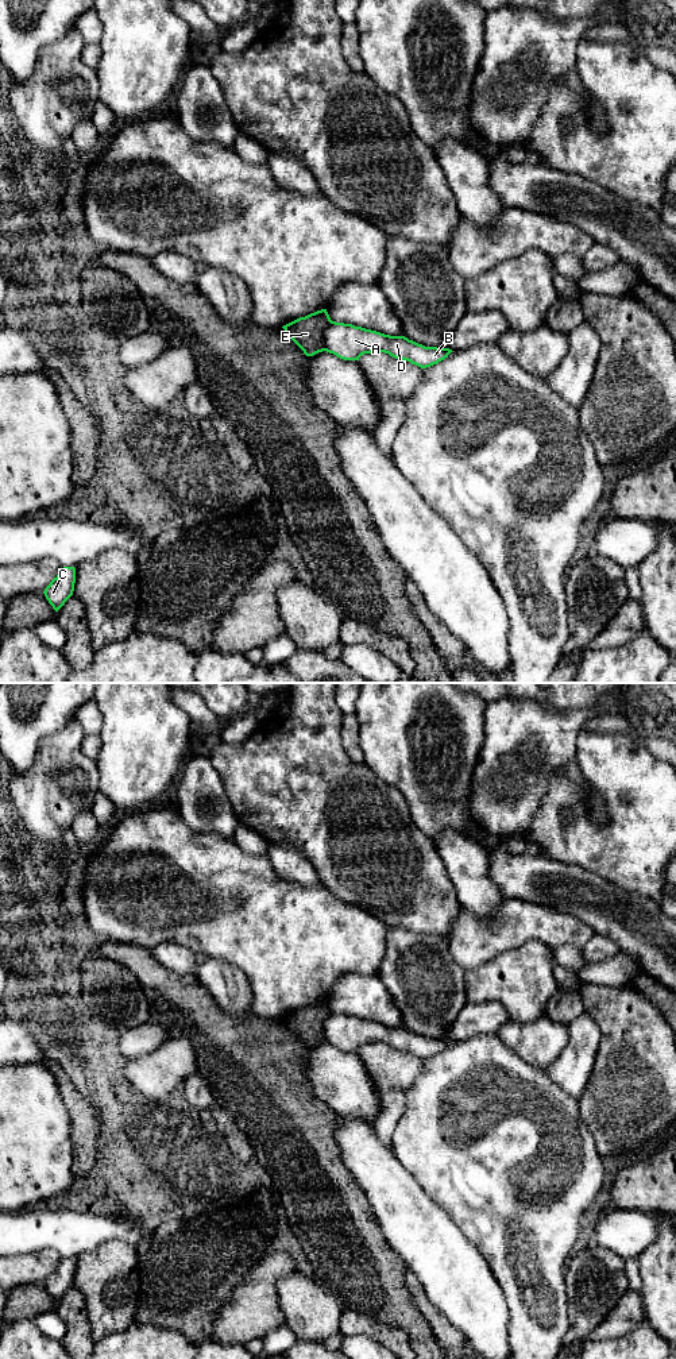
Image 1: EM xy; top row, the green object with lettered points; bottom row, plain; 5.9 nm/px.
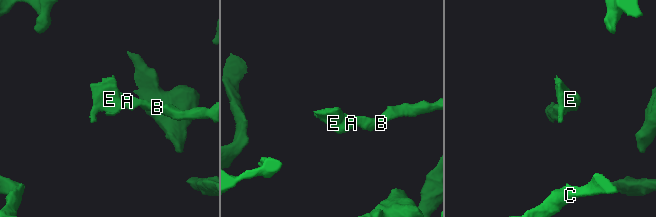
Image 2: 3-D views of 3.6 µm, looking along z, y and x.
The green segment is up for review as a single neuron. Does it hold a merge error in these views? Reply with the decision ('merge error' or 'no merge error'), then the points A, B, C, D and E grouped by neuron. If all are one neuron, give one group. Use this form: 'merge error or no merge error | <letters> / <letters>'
merge error | A B C D / E

